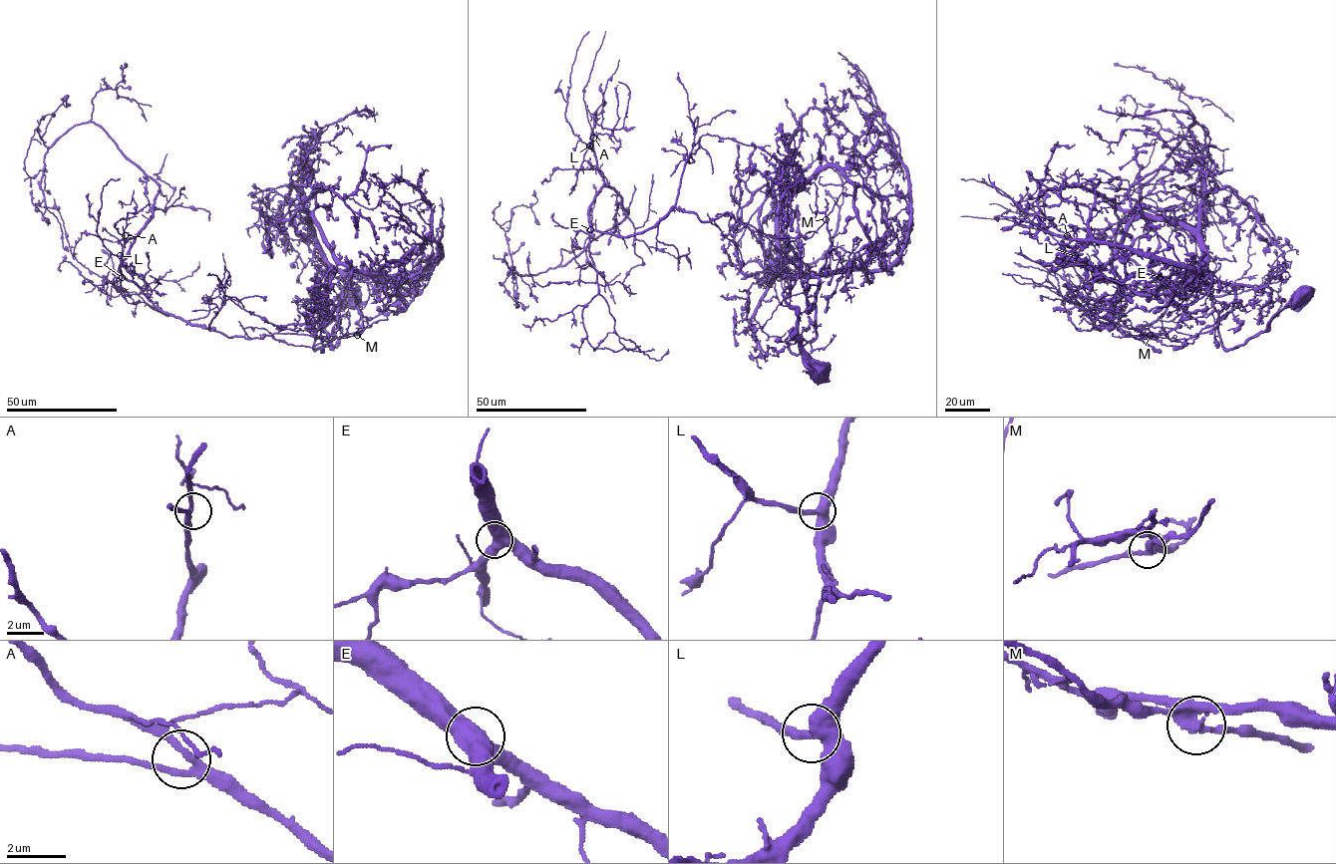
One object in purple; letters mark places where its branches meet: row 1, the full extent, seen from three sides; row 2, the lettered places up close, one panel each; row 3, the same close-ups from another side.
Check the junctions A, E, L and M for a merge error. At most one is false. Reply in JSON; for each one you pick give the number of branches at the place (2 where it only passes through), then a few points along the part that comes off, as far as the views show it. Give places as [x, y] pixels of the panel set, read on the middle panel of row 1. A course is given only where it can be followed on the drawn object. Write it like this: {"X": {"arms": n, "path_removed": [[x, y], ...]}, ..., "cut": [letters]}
{"M": {"arms": 3, "path_removed": [[826, 219], [774, 237], [674, 206], [618, 237], [590, 225], [604, 186], [628, 214], [510, 270], [528, 305]]}, "cut": ["M"]}

